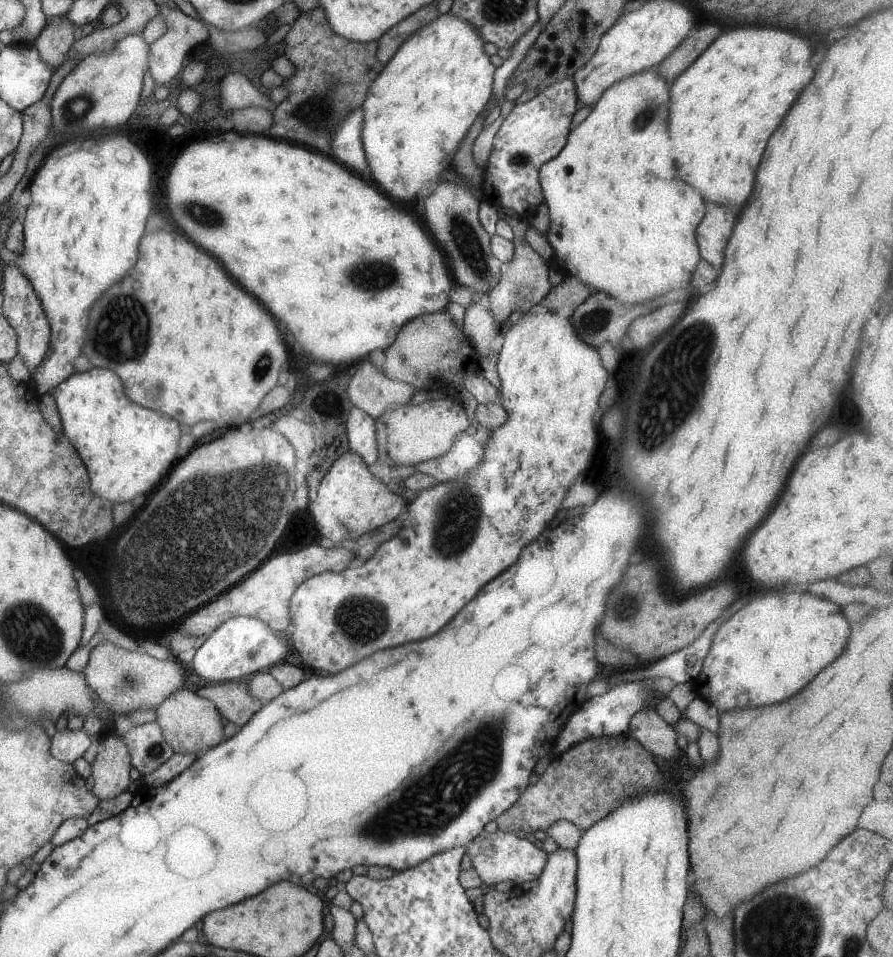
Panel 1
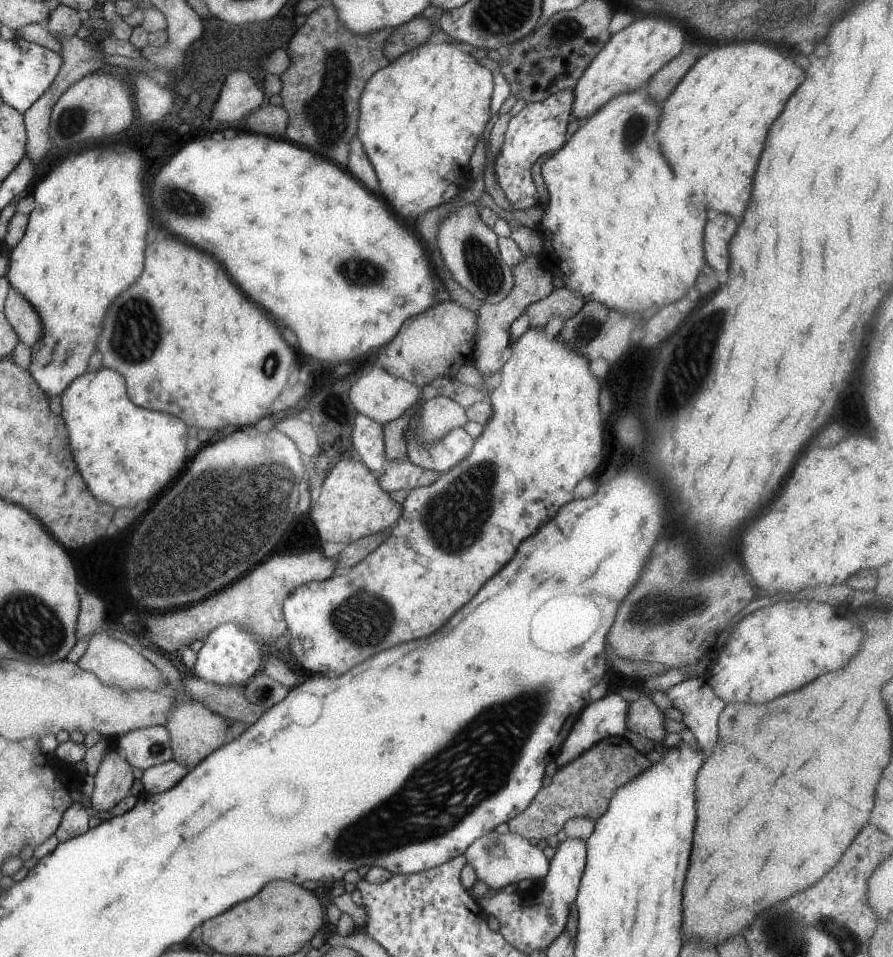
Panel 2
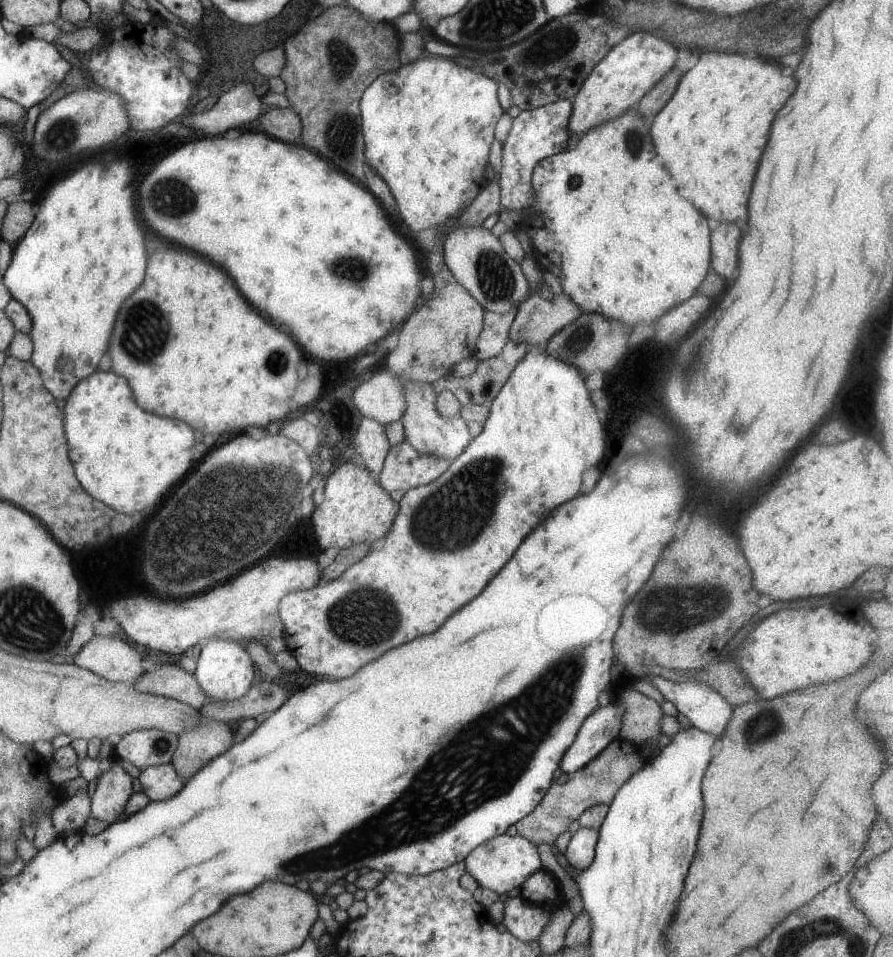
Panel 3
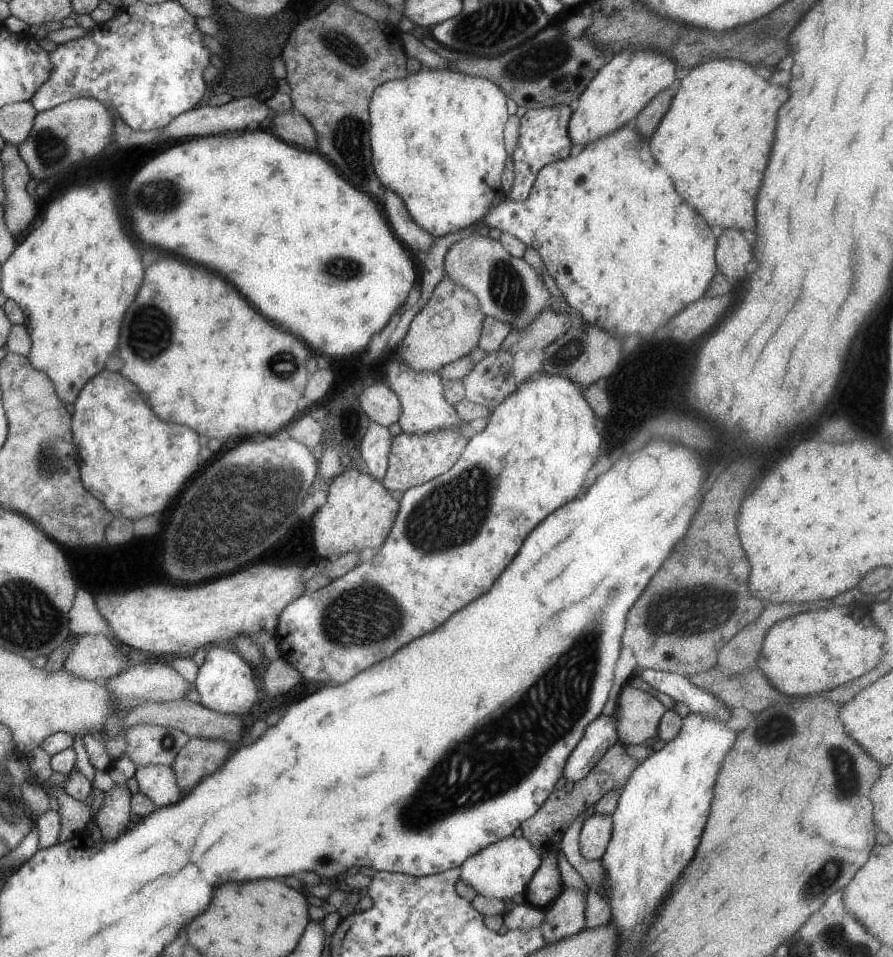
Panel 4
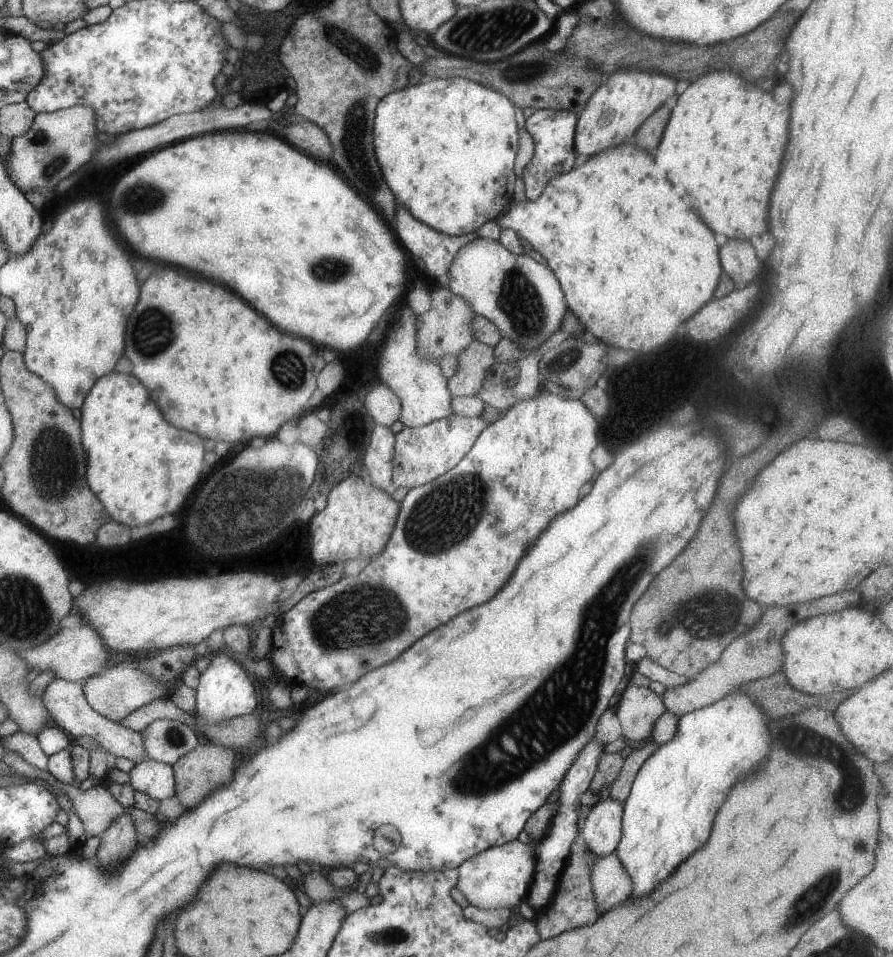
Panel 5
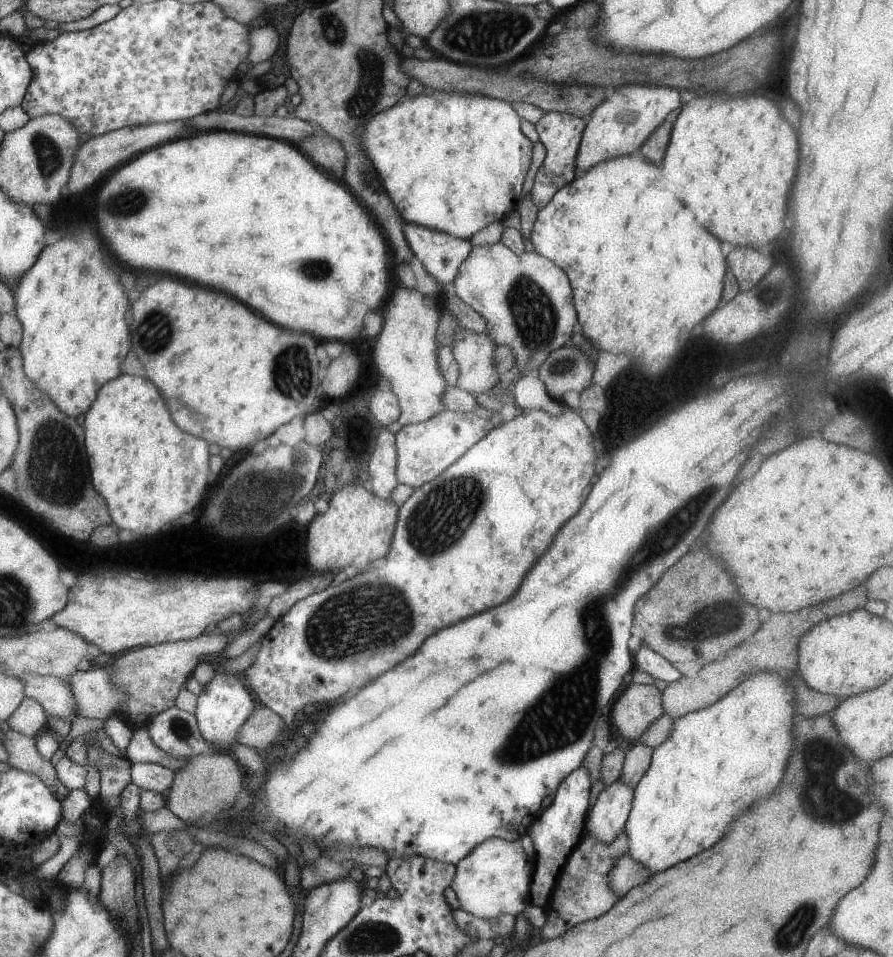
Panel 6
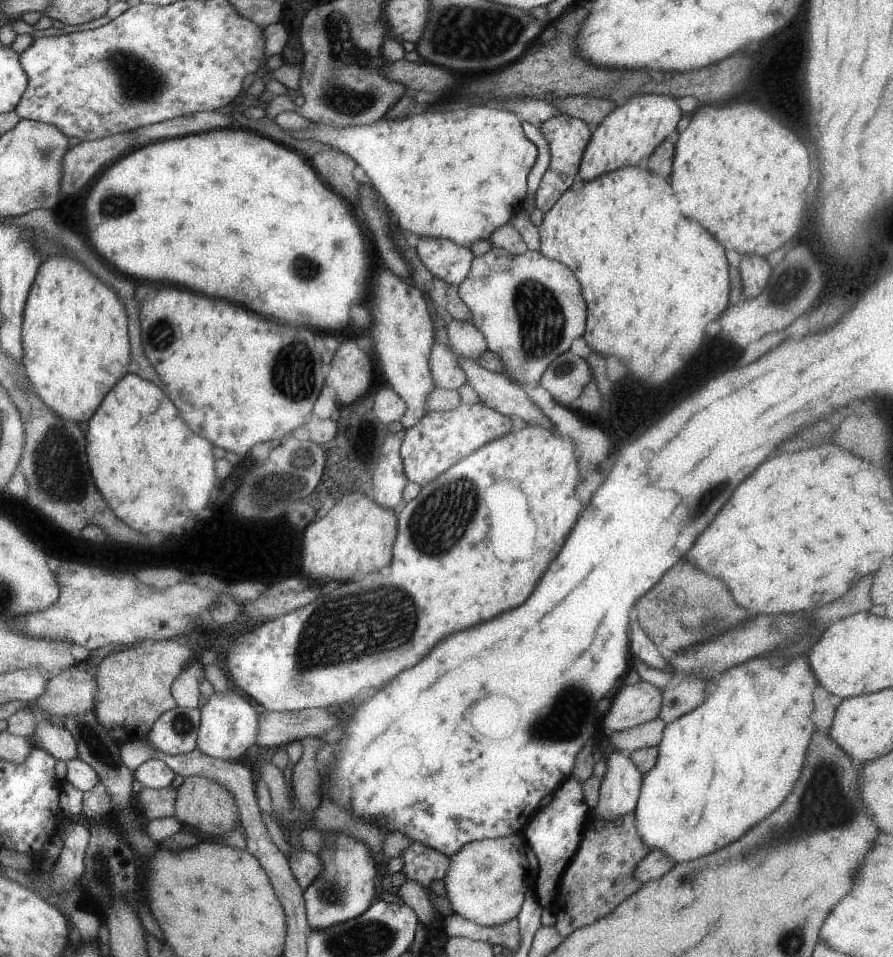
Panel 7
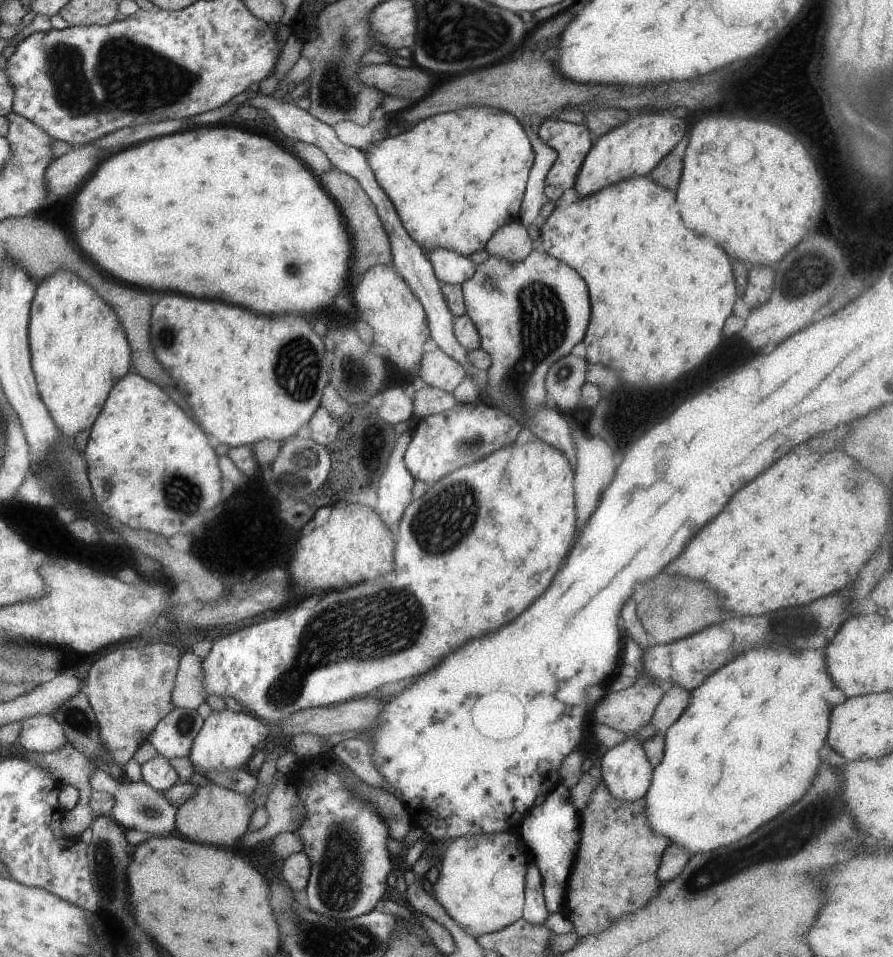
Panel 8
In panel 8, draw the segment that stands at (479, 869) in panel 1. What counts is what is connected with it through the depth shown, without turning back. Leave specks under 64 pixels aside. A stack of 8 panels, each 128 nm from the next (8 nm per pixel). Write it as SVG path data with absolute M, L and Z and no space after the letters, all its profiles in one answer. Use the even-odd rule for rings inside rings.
M516 831L463 835L445 847L436 865L438 877L431 888L433 898L457 926L475 938L522 918L524 876L532 860Z

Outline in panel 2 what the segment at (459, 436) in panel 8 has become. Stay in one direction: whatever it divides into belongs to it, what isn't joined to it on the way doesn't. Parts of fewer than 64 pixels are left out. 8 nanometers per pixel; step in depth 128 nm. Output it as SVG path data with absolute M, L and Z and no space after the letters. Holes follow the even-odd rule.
M407 458L389 461L386 470L376 479L381 490L388 493L393 490L397 492L427 486L437 480L439 475L432 470L423 470Z

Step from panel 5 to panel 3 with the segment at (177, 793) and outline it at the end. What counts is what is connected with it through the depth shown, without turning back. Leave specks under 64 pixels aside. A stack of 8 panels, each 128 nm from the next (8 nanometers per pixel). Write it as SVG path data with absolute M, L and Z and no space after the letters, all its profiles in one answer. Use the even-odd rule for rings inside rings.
M198 717L198 724L190 731L179 733L177 746L173 751L170 763L176 770L177 776L187 782L201 767L204 767L212 758L225 752L231 745L231 735L228 724L207 717Z

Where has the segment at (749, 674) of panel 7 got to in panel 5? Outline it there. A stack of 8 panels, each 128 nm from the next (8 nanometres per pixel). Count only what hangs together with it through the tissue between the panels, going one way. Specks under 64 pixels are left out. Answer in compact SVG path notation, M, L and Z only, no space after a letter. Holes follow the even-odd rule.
M735 691L713 702L692 710L678 718L673 738L657 747L637 770L630 790L623 803L621 834L613 854L621 862L621 868L633 884L631 896L643 896L653 890L657 882L667 878L673 868L683 862L693 850L697 850L711 832L713 816L729 788L743 776L751 774L769 754L769 732L764 712L743 691Z

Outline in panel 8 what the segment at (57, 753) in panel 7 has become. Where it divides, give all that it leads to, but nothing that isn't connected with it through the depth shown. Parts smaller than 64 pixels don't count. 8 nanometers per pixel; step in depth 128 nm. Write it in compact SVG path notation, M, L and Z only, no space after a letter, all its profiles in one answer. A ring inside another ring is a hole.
M33 715L20 720L19 744L27 751L48 753L67 743L62 726L51 715Z

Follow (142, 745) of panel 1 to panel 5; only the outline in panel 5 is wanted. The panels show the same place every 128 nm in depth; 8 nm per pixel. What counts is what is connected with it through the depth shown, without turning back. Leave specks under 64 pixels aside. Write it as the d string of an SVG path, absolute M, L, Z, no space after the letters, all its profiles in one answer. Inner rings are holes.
M155 719L140 733L146 758L171 767L198 744L189 725L171 719Z

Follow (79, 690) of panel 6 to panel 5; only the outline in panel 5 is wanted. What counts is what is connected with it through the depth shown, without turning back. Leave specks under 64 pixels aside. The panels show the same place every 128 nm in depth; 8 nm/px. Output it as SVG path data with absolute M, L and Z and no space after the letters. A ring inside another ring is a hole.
M118 664L107 668L104 674L88 676L82 682L82 691L87 704L97 714L104 716L107 720L117 723L118 720L127 716L139 706L143 706L155 698L169 698L175 690L175 685L163 685L155 681L147 673L134 669L130 664Z

